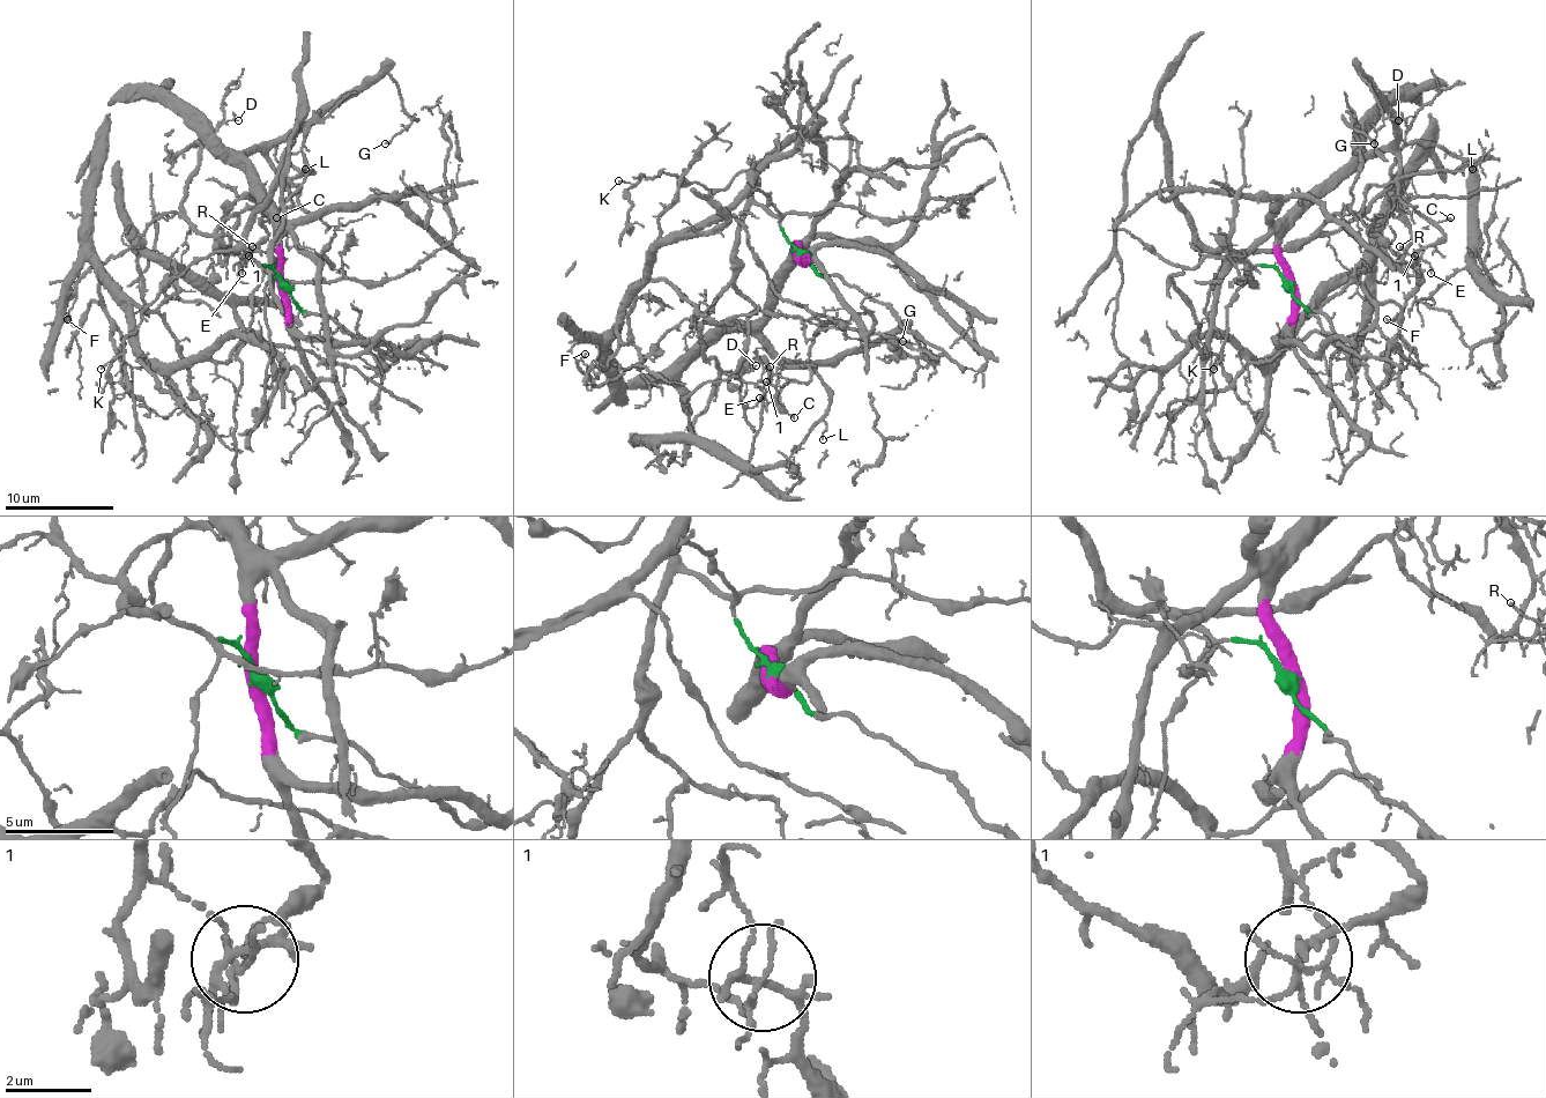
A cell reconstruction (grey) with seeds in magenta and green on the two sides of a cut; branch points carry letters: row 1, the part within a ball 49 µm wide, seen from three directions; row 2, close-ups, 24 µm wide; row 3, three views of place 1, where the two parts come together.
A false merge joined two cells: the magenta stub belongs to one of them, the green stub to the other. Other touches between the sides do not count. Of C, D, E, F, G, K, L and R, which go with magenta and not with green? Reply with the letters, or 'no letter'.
C, G, L

